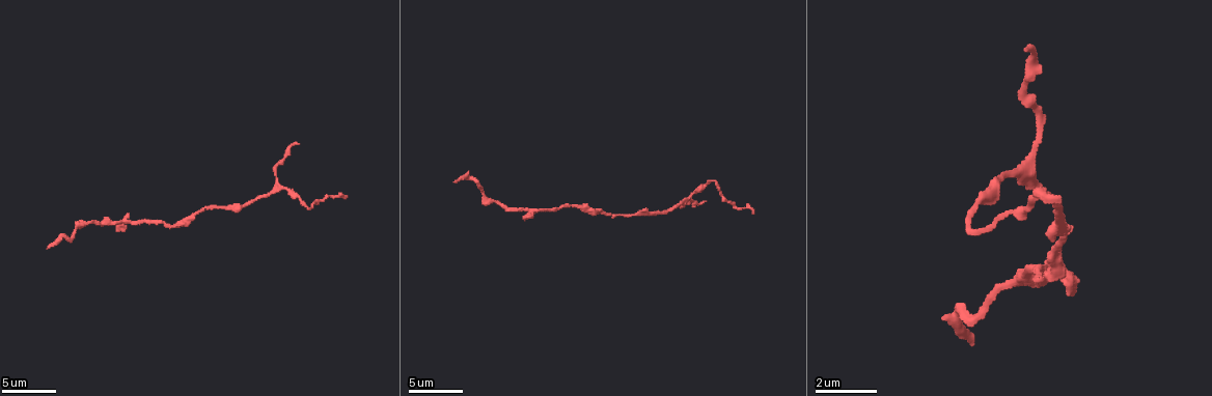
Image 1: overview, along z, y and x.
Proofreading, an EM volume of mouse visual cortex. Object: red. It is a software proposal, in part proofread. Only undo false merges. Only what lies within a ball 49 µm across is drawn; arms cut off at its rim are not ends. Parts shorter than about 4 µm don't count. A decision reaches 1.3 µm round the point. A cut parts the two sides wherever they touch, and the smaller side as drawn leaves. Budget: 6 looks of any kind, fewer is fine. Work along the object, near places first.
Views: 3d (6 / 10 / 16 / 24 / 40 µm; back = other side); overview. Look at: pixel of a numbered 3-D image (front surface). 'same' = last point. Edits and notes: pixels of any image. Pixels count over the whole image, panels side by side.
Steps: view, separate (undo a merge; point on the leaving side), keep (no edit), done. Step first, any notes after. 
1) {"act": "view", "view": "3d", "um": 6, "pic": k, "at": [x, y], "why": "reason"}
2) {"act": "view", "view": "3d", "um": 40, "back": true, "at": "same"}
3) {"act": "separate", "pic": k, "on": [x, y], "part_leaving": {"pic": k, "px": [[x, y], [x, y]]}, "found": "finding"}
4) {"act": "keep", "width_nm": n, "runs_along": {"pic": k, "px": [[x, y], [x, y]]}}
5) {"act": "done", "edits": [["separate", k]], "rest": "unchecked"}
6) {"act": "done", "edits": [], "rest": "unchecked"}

{"act": "view", "view": "3d", "um": 6, "pic": 1, "at": [581, 208], "why": "calibre changes"}

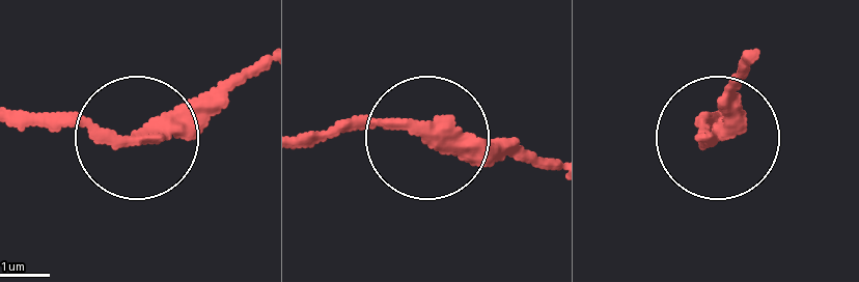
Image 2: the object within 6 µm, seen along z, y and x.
{"act": "keep", "runs_along": {"pic": 2, "px": [[546, 162], [475, 162], [389, 124], [302, 137]]}, "found": "continuous, no second neuron"}

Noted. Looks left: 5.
{"act": "view", "view": "3d", "um": 16, "pic": 1, "at": [279, 188], "why": "thick turns thin"}

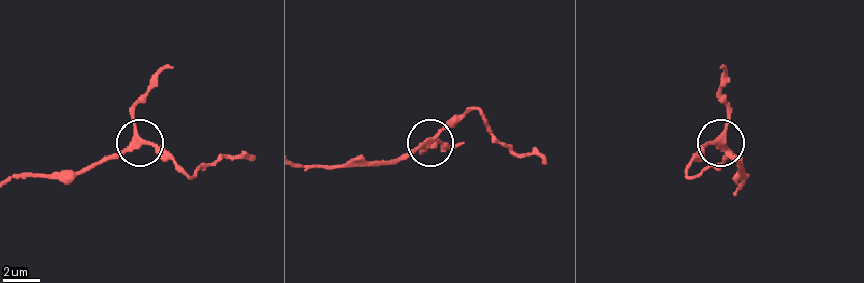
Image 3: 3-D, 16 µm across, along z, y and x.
{"act": "keep", "runs_along": {"pic": 3, "px": [[302, 165], [382, 165], [414, 152], [458, 115]]}, "found": "all the same neuron"}

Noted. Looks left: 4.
{"act": "view", "view": "3d", "um": 10, "pic": 1, "at": [222, 208], "why": "thick turns thin"}

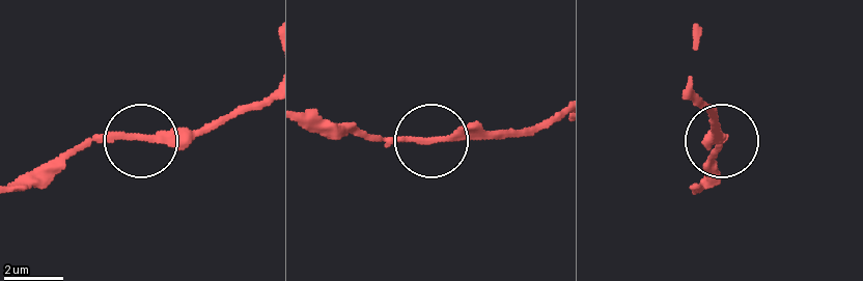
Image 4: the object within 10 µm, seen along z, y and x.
{"act": "keep", "runs_along": {"pic": 4, "px": [[378, 137], [506, 137]]}, "found": "all the same neuron"}

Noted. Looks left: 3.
{"act": "done", "edits": [], "rest": "unchecked"}

